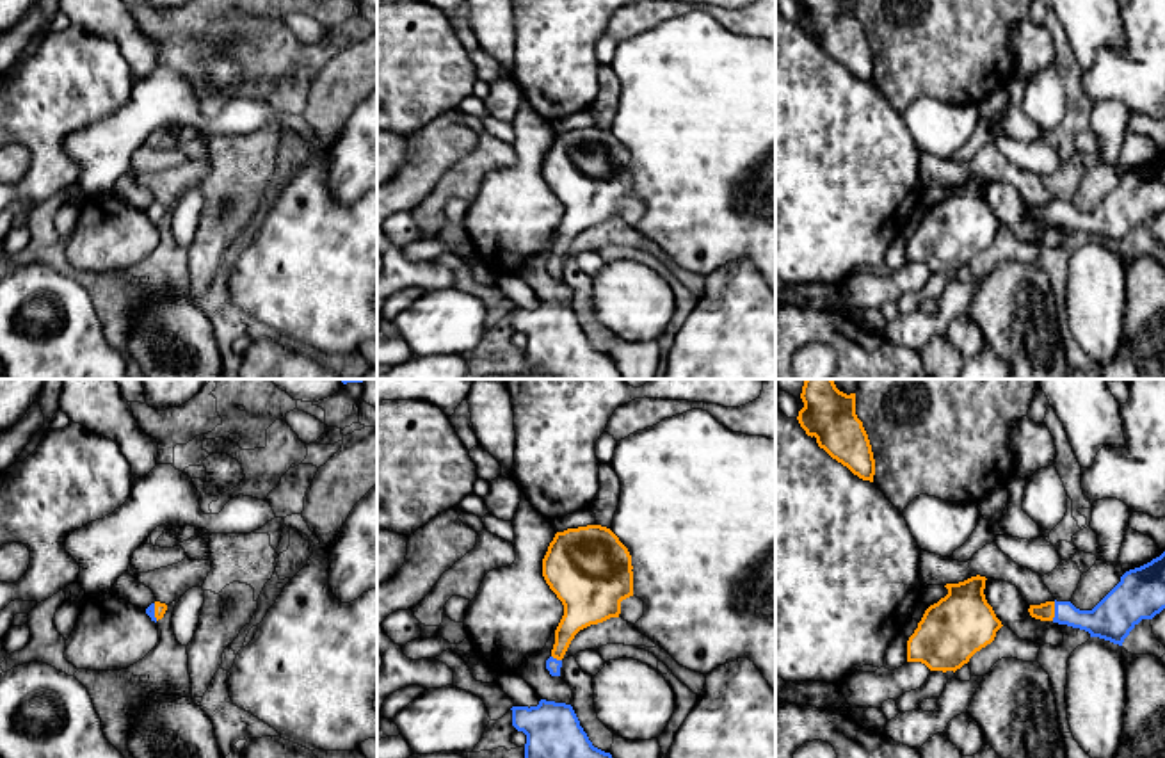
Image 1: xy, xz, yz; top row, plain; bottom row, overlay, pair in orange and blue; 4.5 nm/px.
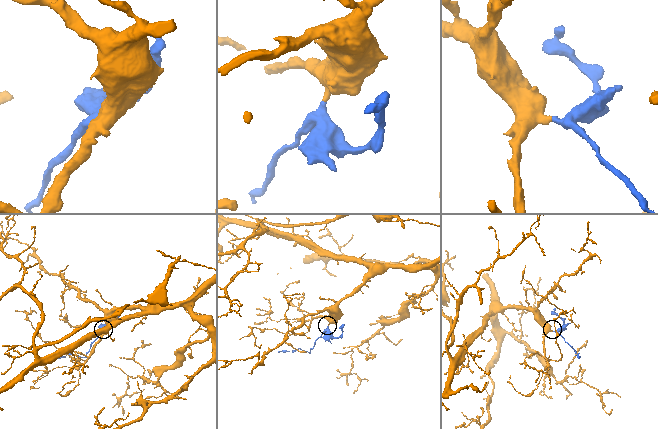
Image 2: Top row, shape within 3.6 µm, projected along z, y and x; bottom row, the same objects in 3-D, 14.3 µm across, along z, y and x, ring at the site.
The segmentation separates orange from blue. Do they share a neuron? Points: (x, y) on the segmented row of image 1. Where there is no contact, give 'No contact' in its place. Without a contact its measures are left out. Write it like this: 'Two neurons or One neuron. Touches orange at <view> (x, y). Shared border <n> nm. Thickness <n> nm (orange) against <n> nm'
One neuron. Touches orange at yz (1053, 611). Shared border 90 nm. Thickness 80 nm (orange) against 170 nm

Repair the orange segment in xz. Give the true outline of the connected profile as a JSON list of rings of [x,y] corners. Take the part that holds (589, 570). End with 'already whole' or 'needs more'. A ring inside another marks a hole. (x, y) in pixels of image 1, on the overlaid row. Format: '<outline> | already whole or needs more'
[[[587,525],[557,532],[542,559],[542,577],[564,605],[546,669],[560,676],[562,658],[574,635],[610,617],[633,596],[628,548],[607,527]]] | needs more

